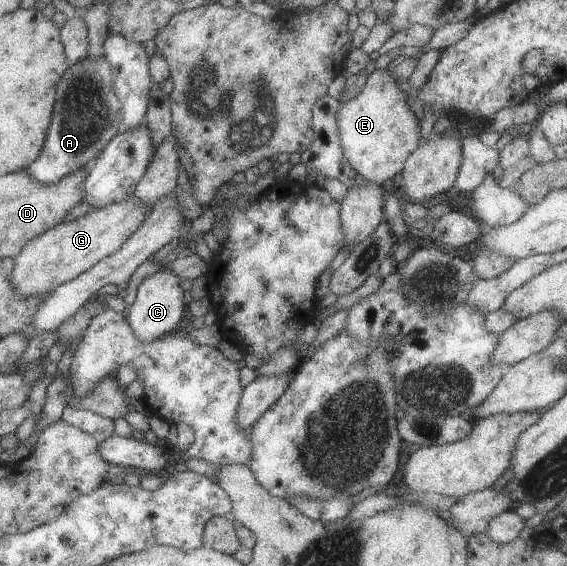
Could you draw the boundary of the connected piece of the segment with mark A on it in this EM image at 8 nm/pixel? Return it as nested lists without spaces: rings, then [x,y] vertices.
[[[88,55],[84,58],[84,62],[80,60],[80,64],[74,64],[72,68],[68,68],[57,85],[55,98],[53,116],[44,149],[41,151],[40,157],[27,169],[30,178],[38,184],[56,184],[64,179],[64,176],[70,176],[83,167],[89,167],[103,152],[106,144],[109,144],[112,138],[122,132],[120,128],[120,110],[122,107],[112,88],[110,62],[104,56],[92,58]]]

